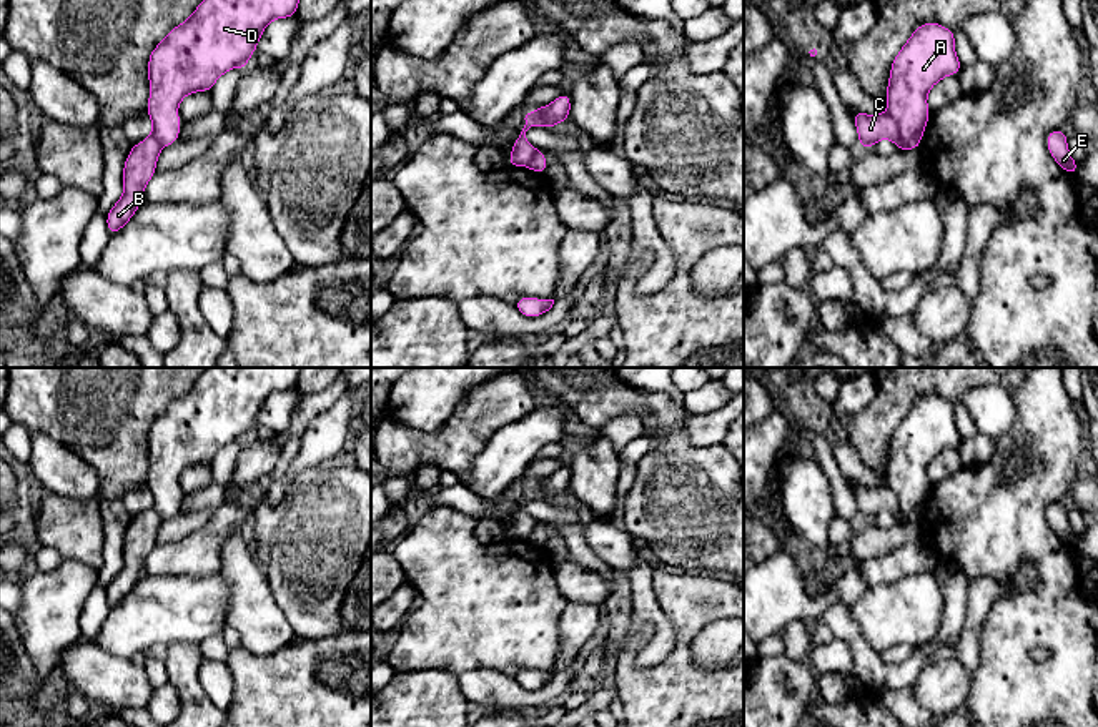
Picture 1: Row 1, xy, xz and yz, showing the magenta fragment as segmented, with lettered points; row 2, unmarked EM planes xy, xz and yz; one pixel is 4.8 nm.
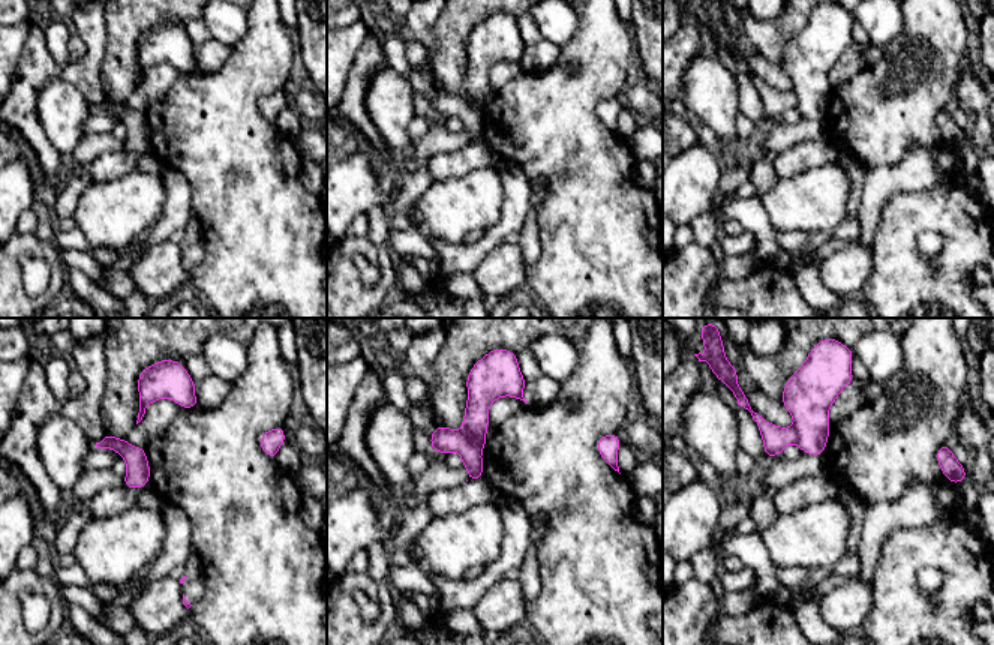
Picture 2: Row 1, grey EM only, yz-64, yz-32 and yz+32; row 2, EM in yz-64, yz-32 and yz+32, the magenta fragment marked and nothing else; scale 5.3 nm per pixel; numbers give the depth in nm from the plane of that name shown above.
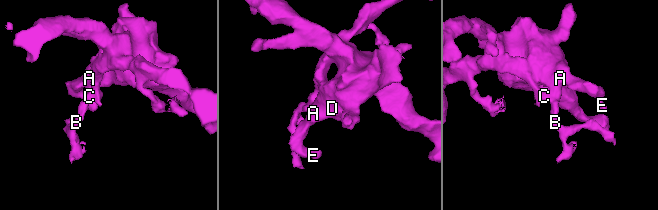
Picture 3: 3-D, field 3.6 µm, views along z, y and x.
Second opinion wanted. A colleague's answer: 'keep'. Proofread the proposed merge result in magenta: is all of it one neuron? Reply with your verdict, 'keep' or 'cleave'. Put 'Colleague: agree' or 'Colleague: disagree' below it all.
cleave
Colleague: disagree

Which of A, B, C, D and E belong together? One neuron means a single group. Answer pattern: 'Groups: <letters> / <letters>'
Groups: A D E / B C

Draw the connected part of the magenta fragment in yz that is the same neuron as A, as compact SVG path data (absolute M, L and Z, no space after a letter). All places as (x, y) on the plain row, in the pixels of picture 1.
M937 394L918 398L893 431L887 481L898 499L898 512L910 522L918 522L930 492L930 461L962 441L955 424L955 404Z

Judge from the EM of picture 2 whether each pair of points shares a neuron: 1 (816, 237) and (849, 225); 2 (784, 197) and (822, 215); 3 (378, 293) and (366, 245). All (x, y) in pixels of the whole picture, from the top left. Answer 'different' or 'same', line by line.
1: same
2: same
3: same

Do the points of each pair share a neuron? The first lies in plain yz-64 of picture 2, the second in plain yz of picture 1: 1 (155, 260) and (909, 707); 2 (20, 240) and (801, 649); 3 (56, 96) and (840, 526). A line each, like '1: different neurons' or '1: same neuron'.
1: different neurons
2: different neurons
3: different neurons

